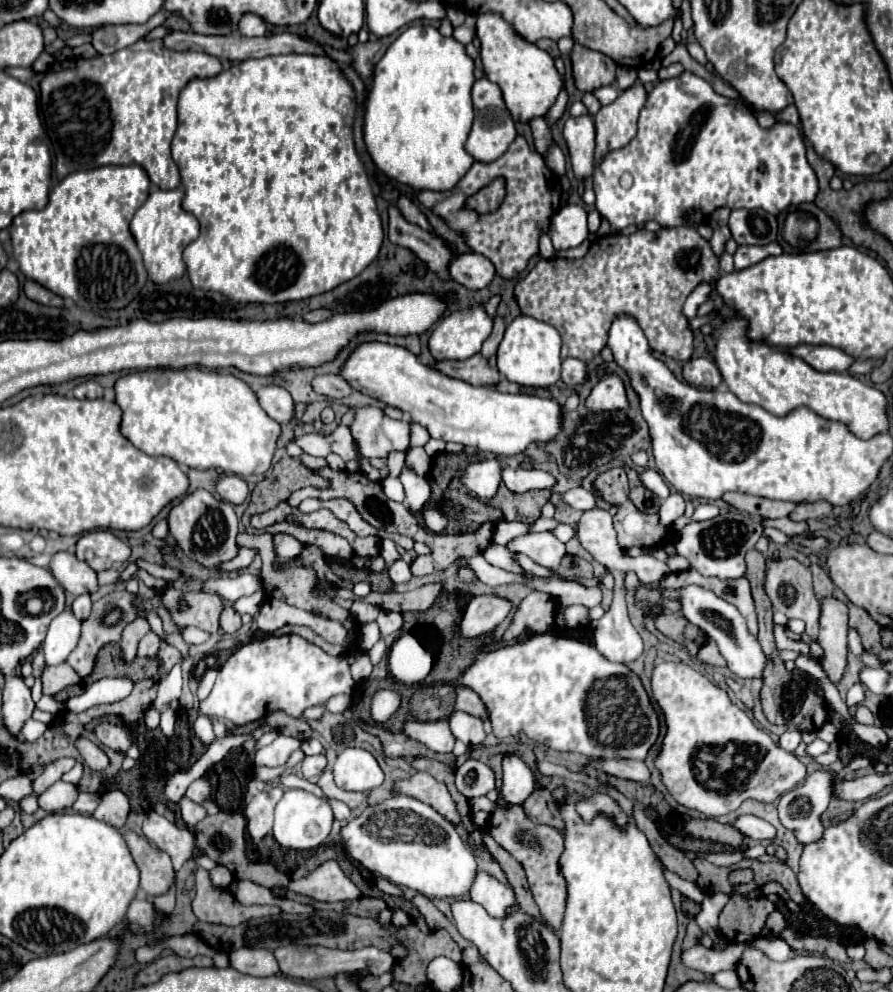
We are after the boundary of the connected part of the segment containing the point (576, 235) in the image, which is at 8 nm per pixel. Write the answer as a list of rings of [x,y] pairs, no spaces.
[[[566,205],[558,209],[558,213],[550,219],[548,237],[556,251],[578,247],[584,239],[588,239],[586,211],[580,205]]]

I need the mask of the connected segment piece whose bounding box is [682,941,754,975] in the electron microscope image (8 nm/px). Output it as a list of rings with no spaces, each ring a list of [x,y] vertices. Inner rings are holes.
[[[752,941],[750,943],[734,943],[724,951],[716,951],[716,949],[708,949],[704,945],[696,945],[688,951],[684,951],[682,961],[690,969],[696,969],[696,971],[706,973],[706,975],[714,975],[714,973],[724,971],[724,969],[734,969],[738,965],[742,953],[746,949],[750,949],[752,945],[754,945]]]

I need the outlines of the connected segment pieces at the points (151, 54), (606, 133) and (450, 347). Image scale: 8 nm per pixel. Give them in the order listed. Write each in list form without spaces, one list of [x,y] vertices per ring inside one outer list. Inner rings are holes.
[[[140,39],[112,55],[96,55],[92,59],[66,57],[64,61],[56,61],[40,83],[40,111],[52,141],[58,179],[78,169],[136,163],[146,169],[150,181],[160,189],[176,189],[180,185],[180,173],[170,155],[170,141],[176,133],[178,93],[190,79],[214,77],[220,71],[218,57],[200,51],[172,51],[162,45],[162,39]]]
[[[636,83],[622,91],[610,105],[594,115],[596,125],[596,163],[614,149],[628,145],[636,137],[638,113],[646,103],[646,89]]]
[[[472,305],[468,311],[454,311],[434,325],[428,347],[436,361],[462,361],[480,353],[482,343],[492,333],[494,319],[482,305]]]

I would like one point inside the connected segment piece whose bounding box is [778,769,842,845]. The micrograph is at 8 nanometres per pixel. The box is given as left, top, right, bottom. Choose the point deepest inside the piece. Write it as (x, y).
(800, 809)

